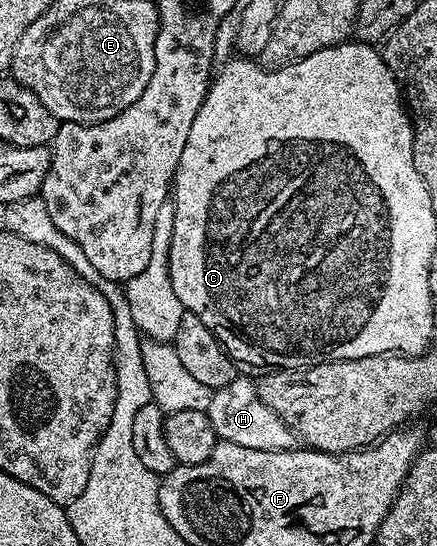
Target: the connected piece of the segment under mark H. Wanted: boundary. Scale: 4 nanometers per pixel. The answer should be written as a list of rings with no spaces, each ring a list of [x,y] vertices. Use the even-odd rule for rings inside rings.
[[[239,376],[210,395],[209,407],[205,410],[213,430],[223,442],[241,447],[256,448],[257,451],[290,450],[297,445],[294,433],[267,405],[260,400],[255,383]]]

